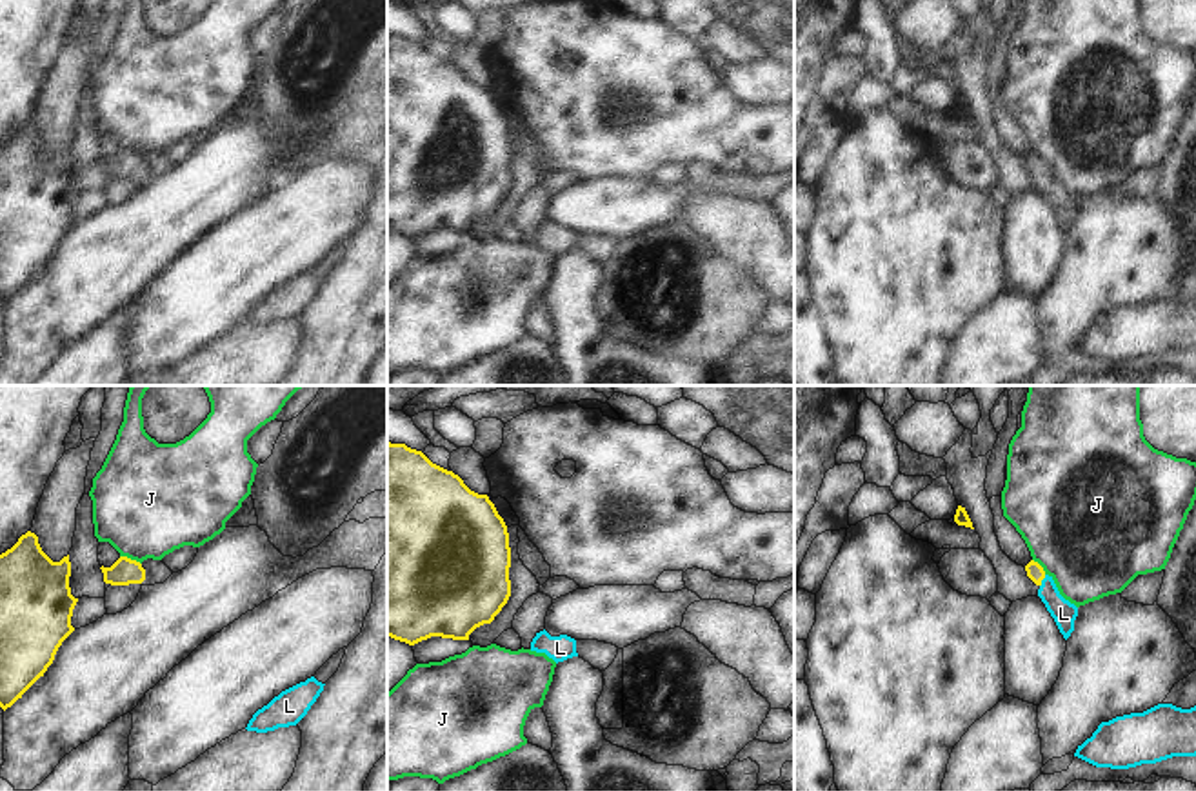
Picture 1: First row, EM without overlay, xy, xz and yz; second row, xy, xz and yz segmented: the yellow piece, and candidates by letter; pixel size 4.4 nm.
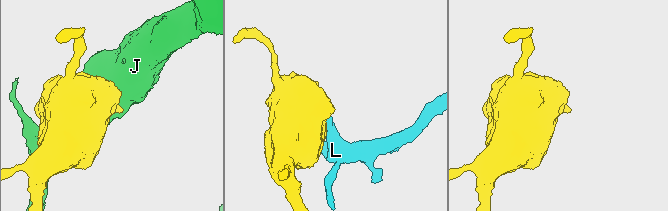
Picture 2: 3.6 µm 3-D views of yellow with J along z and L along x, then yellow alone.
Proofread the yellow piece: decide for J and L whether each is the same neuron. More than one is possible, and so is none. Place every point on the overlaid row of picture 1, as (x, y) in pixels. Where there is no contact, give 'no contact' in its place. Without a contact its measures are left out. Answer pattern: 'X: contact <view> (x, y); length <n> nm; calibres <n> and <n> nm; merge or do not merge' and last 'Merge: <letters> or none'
J: contact xy (131, 560); length 100 nm; calibres 120 and 460 nm; do not merge
L: contact yz (1042, 579); length 60 nm; calibres 80 and 110 nm; merge
Merge: L

